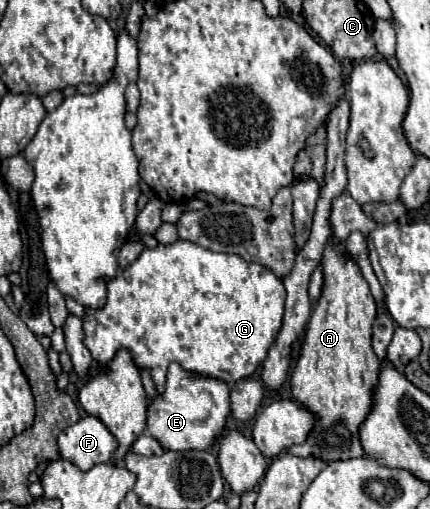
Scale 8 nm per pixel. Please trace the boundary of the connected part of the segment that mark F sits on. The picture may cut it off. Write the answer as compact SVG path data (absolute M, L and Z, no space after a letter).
M83 417L75 425L67 427L59 437L61 459L73 463L81 471L89 471L93 465L109 463L117 449L115 437L97 417Z

